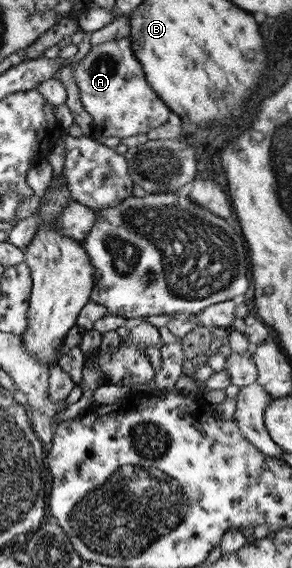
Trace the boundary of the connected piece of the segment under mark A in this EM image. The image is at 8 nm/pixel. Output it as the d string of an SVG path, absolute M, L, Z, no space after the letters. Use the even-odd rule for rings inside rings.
M129 36L92 46L84 58L72 66L79 100L92 119L94 133L104 137L130 137L146 133L168 119L170 108L145 80L131 50Z

